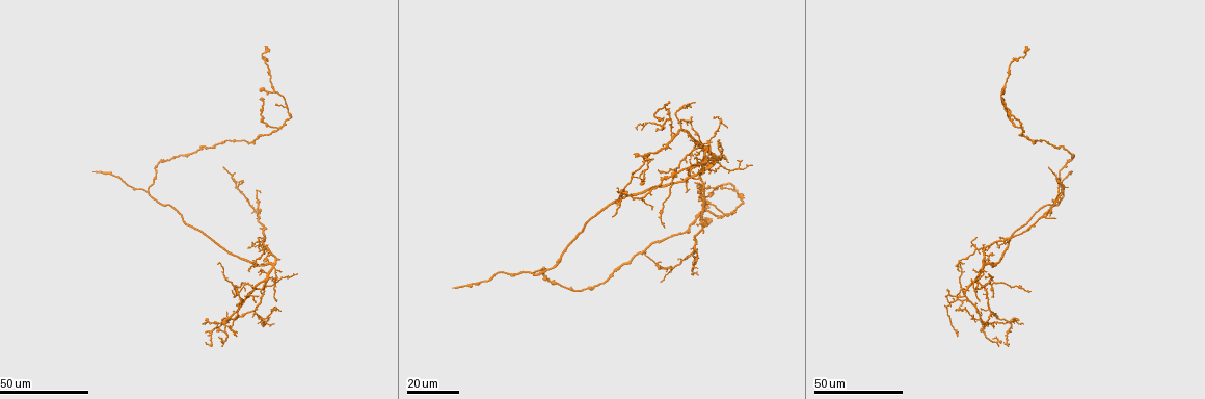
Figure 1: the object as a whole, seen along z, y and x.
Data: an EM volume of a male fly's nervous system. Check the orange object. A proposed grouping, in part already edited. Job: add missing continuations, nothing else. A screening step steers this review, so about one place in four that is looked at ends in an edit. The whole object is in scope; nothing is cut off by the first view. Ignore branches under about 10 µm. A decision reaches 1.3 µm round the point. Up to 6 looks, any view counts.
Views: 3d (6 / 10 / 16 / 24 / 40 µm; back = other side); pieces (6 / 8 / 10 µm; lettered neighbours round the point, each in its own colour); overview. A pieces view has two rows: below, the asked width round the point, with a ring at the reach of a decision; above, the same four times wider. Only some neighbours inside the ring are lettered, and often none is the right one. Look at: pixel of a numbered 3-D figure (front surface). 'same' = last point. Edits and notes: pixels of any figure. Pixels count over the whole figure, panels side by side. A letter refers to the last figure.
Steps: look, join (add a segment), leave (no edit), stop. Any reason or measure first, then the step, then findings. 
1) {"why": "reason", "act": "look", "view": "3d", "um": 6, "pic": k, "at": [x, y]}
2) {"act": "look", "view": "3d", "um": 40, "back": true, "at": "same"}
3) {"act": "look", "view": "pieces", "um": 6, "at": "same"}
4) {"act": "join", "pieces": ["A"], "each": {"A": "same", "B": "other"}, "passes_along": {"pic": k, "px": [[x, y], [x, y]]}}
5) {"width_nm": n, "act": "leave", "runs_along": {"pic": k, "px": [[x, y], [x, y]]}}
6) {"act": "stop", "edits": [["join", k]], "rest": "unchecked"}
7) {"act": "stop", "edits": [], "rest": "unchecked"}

{"why": "an open end", "act": "look", "view": "3d", "um": 24, "pic": 1, "at": [278, 258]}

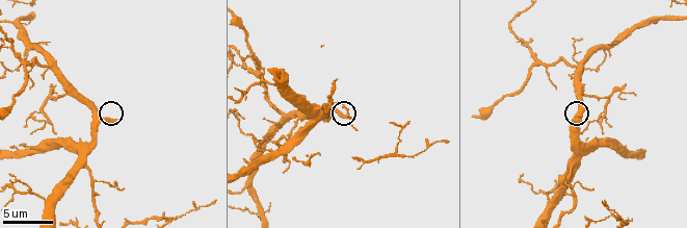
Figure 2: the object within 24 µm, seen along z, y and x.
{"act": "look", "view": "pieces", "um": 8, "pic": 2, "at": [117, 120]}

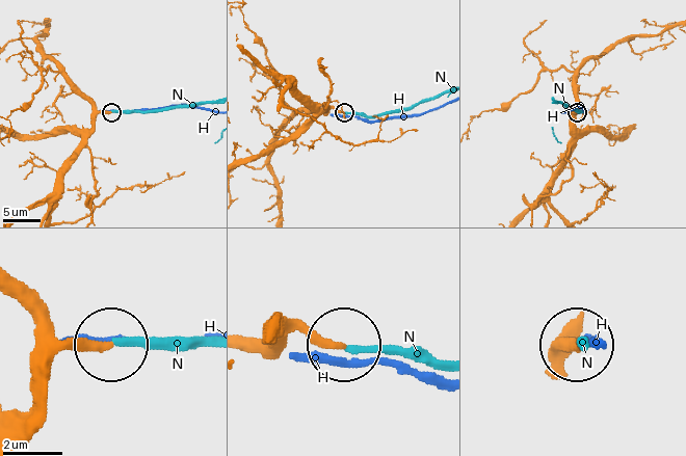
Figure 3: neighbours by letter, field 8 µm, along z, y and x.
{"act": "join", "pieces": ["N"], "each": {"H": "other", "N": "same"}, "passes_along": {"pic": 3, "px": [[34, 374], [70, 347], [204, 340]]}, "found": "the neuron continues"}

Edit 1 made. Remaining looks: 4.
{"why": "branch stops here", "act": "look", "view": "3d", "um": 24, "pic": 1, "at": [266, 46]}

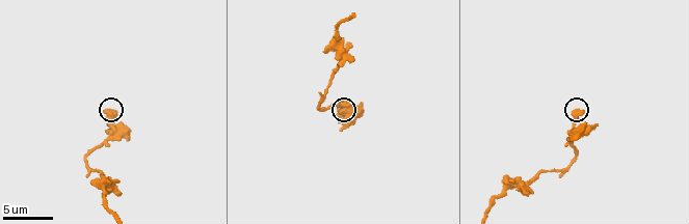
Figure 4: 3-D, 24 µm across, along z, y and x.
{"why": "what lies round it", "act": "look", "view": "pieces", "um": 8, "pic": 4, "at": [338, 115]}

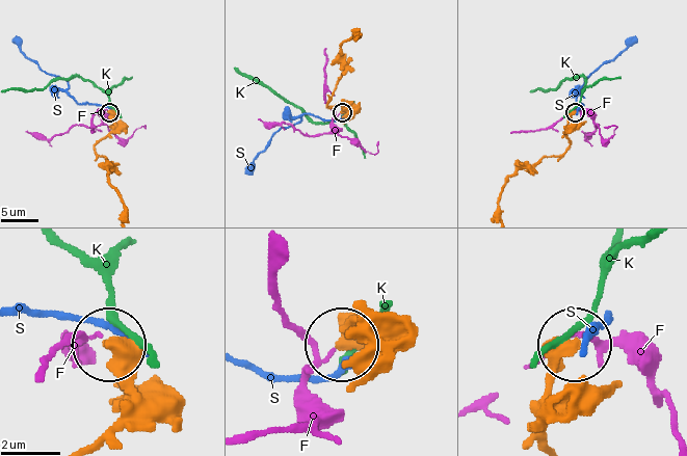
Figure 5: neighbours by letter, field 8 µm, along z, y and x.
{"act": "leave", "each": {"F": "other", "K": "other", "S": "other"}, "found": "no lettered segment goes on from it"}

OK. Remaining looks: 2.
{"act": "look", "view": "3d", "um": 24, "pic": 1, "at": [93, 170]}

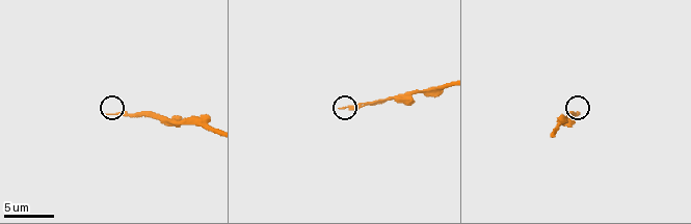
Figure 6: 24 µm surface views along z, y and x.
{"act": "look", "view": "pieces", "um": 8, "pic": 6, "at": [340, 108]}

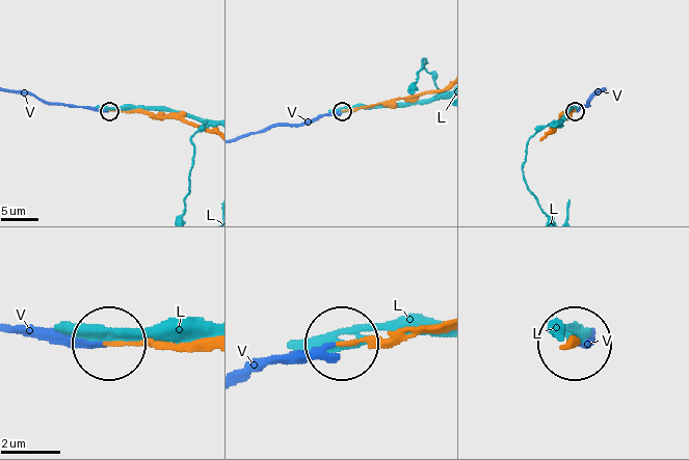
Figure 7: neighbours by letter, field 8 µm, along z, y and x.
{"act": "join", "pieces": ["V"], "each": {"L": "other", "V": "same"}, "found": "it goes on there"}

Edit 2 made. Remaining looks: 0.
{"act": "stop", "edits": [["join", 3], ["join", 7]], "rest": "unchecked"}

